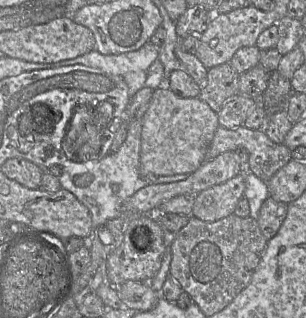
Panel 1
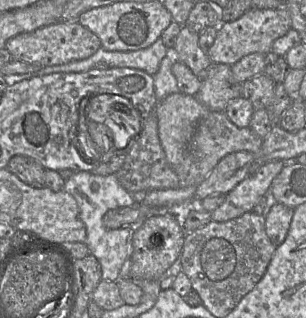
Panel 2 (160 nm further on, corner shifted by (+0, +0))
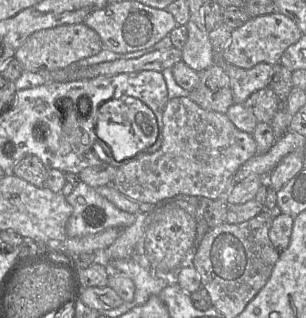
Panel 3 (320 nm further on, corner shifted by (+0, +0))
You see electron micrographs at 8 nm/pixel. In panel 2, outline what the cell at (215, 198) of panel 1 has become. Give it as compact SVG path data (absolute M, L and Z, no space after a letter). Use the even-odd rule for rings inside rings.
M273 161L261 165L225 195L223 203L211 212L212 220L224 222L251 212L258 199L270 192L273 180L285 163Z

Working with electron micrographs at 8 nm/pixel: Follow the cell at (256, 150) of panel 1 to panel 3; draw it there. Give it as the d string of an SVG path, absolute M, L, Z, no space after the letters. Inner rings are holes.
M179 97L179 98L172 98L169 99L167 102L164 112L163 112L163 129L161 131L161 135L163 137L161 147L153 152L147 153L142 152L135 157L119 161L119 162L126 162L125 164L118 167L116 175L113 179L113 185L125 196L130 198L133 201L138 202L139 204L161 204L165 201L169 201L178 195L187 195L187 196L195 196L195 197L202 197L208 198L211 200L216 200L219 198L225 198L228 192L231 190L234 183L234 175L237 170L243 165L247 160L252 158L253 156L257 155L256 153L256 141L252 137L252 134L248 134L239 130L227 117L225 113L219 113L215 111L207 111L200 106L198 106L195 102L193 102L190 98L187 97Z

